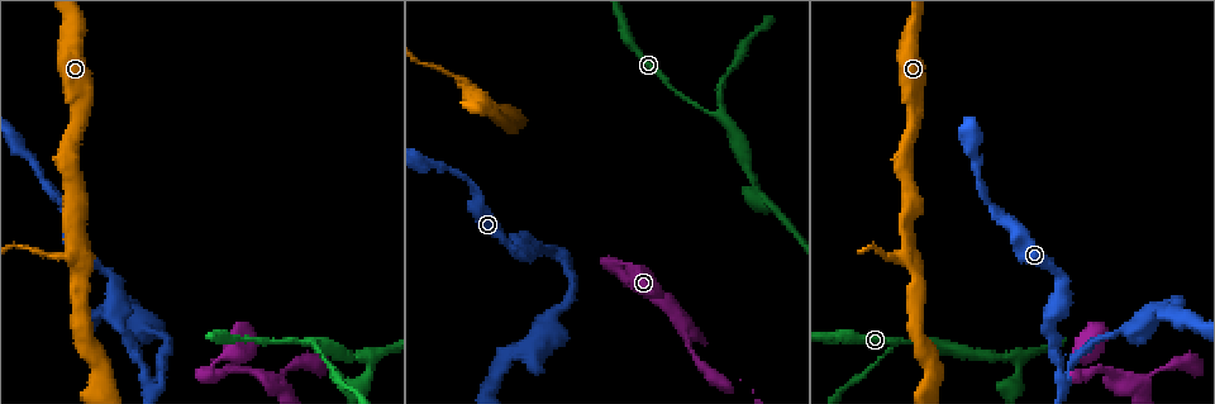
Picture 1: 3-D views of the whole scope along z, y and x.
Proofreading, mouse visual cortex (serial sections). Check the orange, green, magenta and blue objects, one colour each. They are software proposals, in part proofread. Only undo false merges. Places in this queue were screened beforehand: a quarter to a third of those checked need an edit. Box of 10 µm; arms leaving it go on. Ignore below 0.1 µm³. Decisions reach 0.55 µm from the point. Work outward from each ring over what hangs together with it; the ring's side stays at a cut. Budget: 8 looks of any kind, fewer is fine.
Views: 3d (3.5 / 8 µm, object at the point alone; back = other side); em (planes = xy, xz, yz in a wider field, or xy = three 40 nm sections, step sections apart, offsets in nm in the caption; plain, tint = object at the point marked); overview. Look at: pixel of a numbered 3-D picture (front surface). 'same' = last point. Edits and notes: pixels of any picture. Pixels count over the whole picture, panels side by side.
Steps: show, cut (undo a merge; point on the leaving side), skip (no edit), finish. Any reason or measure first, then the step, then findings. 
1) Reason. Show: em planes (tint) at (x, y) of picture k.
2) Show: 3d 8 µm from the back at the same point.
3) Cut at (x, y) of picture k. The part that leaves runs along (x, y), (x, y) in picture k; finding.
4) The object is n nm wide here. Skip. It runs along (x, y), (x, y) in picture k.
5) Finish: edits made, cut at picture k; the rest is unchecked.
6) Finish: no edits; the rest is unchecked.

Two arms in line, one across. Show: 3d 3.5 µm at (74, 245) of picture 1.

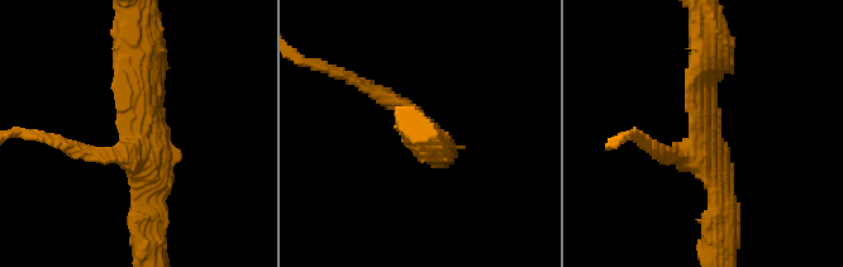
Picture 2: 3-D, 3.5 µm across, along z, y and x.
3 arms meet here; the arms are 200, 250, 300 nm wide; shape alone is not enough. Show: em xy step 2 (tint) at (701, 138) of picture 2.

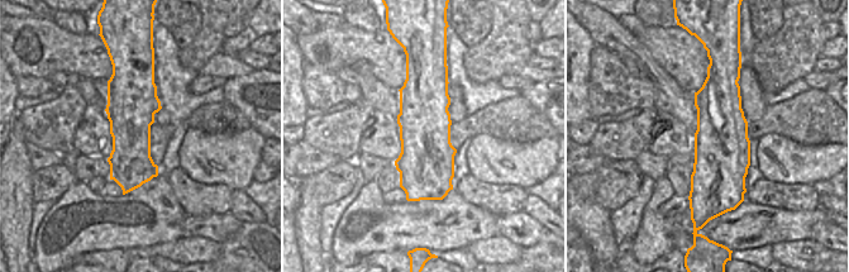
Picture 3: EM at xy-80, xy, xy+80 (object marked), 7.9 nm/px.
Cut at (79, 152) of picture 2. The part that leaves runs along (122, 157), (80, 152), (29, 133) in picture 2; a second cell is stuck on.

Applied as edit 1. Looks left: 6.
Two arms in line, one across. Show: 3d 8 µm at (319, 343) of picture 1.

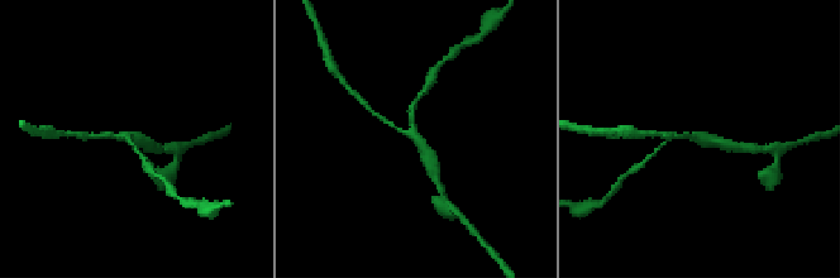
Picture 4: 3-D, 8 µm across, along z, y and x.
Show: 3d 3.5 µm at the same point.

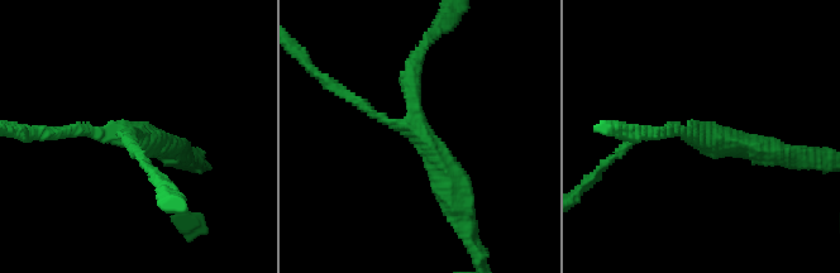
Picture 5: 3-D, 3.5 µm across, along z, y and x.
3 arms meet here; the arms are 150, 150, 300 nm wide. Show: em xy step 2 (tint) at (692, 134) of picture 5.

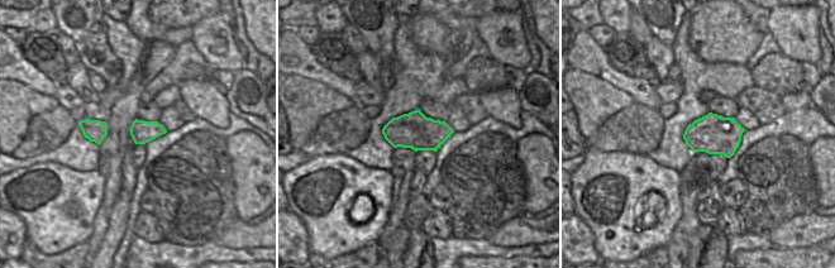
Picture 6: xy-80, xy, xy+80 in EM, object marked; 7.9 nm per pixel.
Skip. It runs along (334, 87), (424, 139), (450, 191) in picture 5; one cell here.

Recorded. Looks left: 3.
Thick turns thin. Show: 3d 3.5 µm at (1011, 356) of picture 1.

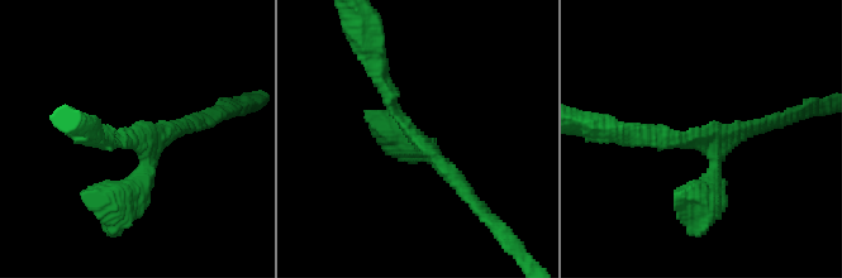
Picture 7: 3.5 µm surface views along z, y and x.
3 arms meet here; the arms are 200, 200, 300 nm wide; need the tissue. Show: em xy step 3 (tint) at (417, 141) of picture 7.

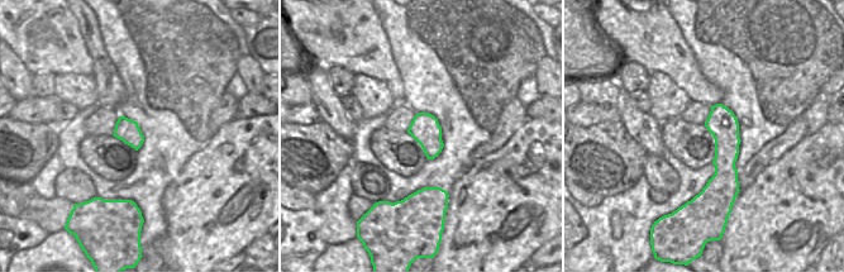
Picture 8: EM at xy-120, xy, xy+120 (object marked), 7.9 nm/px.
Skip. It runs along (719, 106), (724, 175), (701, 196) in picture 8; one cell here.

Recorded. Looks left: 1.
Finish: edits made, cut at picture 2; the rest is unchecked.

